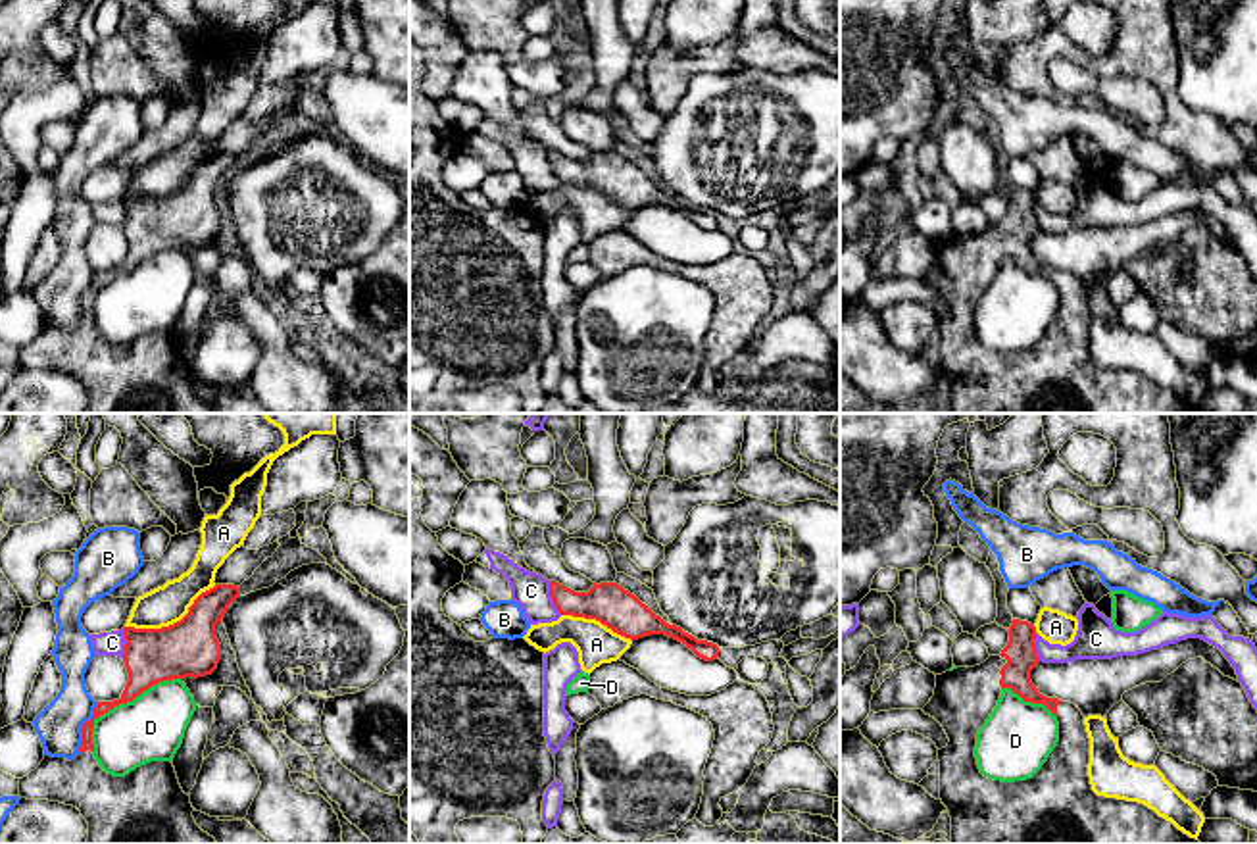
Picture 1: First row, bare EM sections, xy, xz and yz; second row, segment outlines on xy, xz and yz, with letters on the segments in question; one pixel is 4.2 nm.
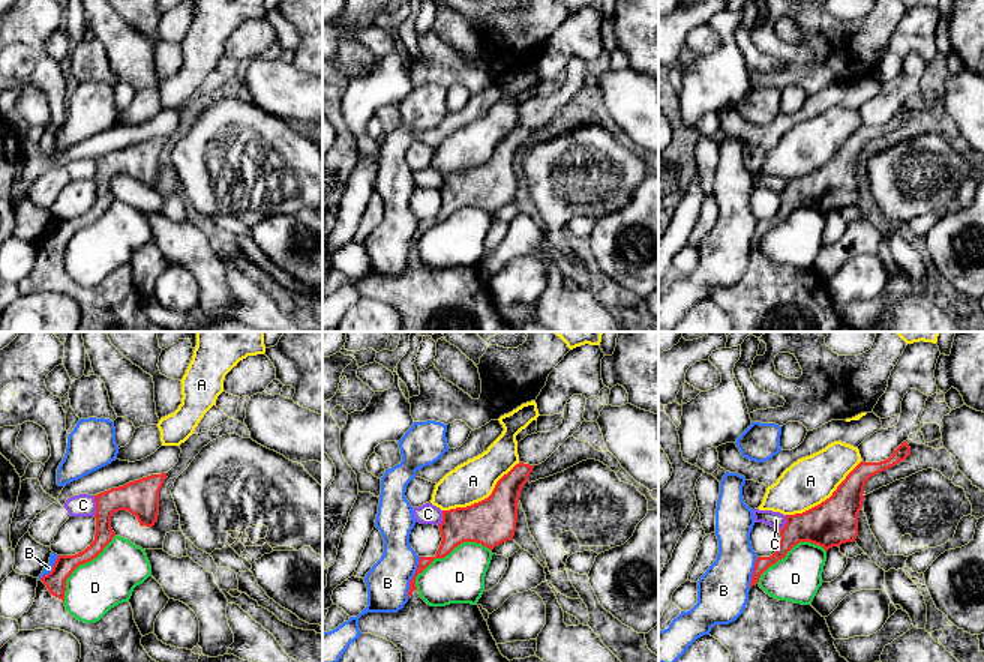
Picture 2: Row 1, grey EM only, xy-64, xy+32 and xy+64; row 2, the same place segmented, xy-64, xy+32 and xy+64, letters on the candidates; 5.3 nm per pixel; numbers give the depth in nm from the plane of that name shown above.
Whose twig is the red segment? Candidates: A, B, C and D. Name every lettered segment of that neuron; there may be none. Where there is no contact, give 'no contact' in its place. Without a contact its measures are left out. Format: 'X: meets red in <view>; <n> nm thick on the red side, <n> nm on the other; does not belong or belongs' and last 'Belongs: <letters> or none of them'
A: meets red in xy; 240 nm thick on the red side, 160 nm on the other; does not belong
B: meets red in xy; 60 nm thick on the red side, 190 nm on the other; does not belong
C: meets red in xz; 180 nm thick on the red side, 160 nm on the other; does not belong
D: meets red in xy; 220 nm thick on the red side, 280 nm on the other; does not belong
Belongs: none of them

